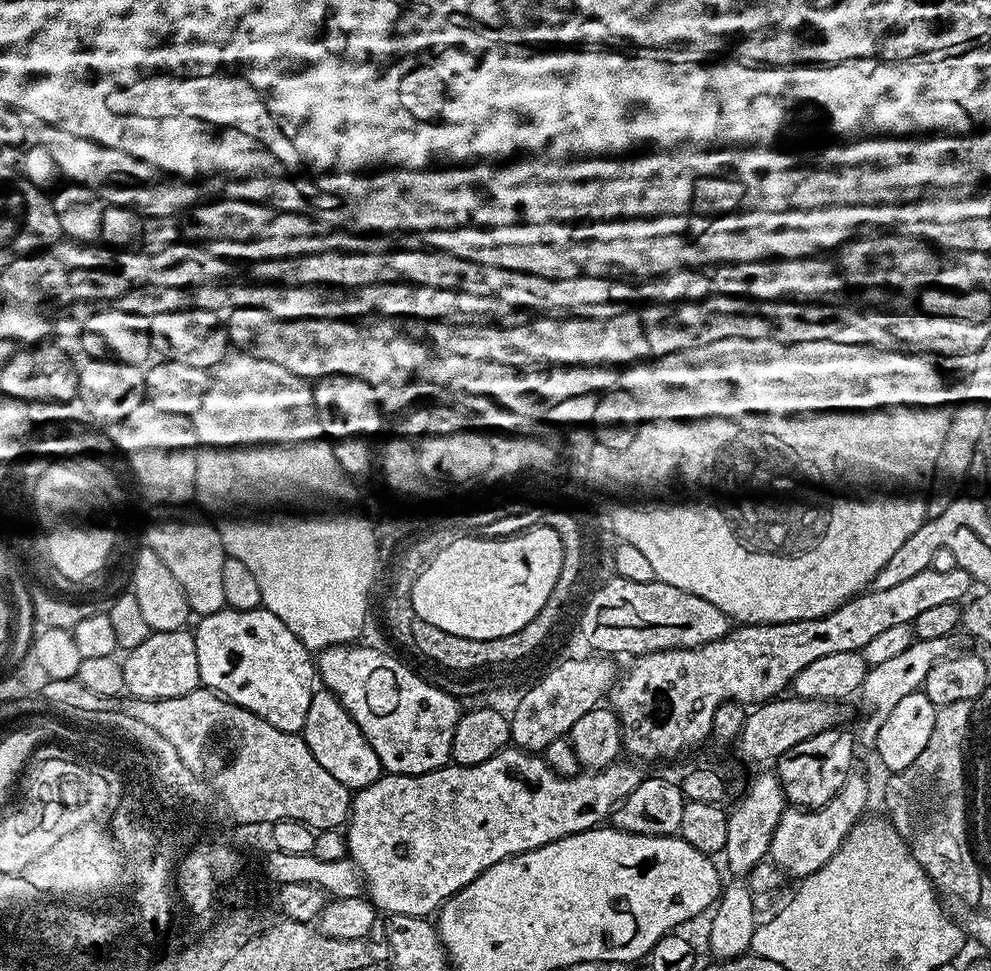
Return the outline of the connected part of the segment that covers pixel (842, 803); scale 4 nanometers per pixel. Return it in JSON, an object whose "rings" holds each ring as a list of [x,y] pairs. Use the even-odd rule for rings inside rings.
{"rings":[[[852,774],[845,785],[821,808],[801,810],[789,807],[774,830],[774,838],[770,838],[767,859],[775,862],[788,878],[803,878],[822,870],[822,866],[826,866],[826,862],[834,858],[852,827],[865,815],[864,807],[870,804],[867,786],[868,780],[865,777]]]}

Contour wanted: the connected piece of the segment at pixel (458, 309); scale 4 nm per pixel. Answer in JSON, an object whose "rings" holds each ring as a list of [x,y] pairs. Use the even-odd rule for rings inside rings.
{"rings":[[[217,282],[215,284],[203,284],[202,286],[150,286],[138,284],[129,286],[122,298],[114,298],[110,307],[114,310],[122,310],[122,314],[138,314],[139,316],[154,317],[158,314],[170,314],[178,310],[206,310],[217,314],[227,313],[233,308],[257,308],[266,310],[266,314],[274,314],[274,318],[283,320],[305,320],[306,318],[318,318],[319,320],[358,320],[368,318],[372,314],[380,314],[382,318],[396,318],[392,316],[408,316],[418,318],[420,322],[430,320],[442,320],[449,324],[458,325],[498,325],[500,328],[513,328],[527,324],[530,312],[524,308],[516,308],[499,298],[489,296],[477,296],[468,292],[452,291],[451,289],[436,289],[432,286],[418,286],[417,284],[376,283],[355,289],[329,288],[317,286],[315,288],[289,288],[286,284],[262,284],[259,282],[247,282],[248,284],[232,284],[233,282]]]}

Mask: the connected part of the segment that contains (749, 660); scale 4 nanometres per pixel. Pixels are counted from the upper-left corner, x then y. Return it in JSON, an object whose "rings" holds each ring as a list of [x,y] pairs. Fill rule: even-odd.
{"rings":[[[958,567],[949,573],[929,570],[922,574],[914,574],[914,578],[901,582],[898,586],[890,586],[890,590],[868,590],[863,594],[857,594],[829,616],[817,620],[745,624],[729,630],[722,638],[697,648],[675,648],[635,657],[629,663],[632,665],[629,666],[628,673],[625,676],[623,673],[617,679],[610,693],[611,711],[620,721],[623,751],[637,756],[632,757],[637,761],[672,760],[675,756],[698,747],[704,739],[712,736],[714,710],[718,710],[718,706],[729,702],[759,706],[777,699],[791,685],[792,679],[802,670],[806,670],[806,666],[810,666],[810,662],[817,658],[826,658],[826,654],[861,651],[866,642],[878,638],[878,634],[886,634],[890,626],[911,624],[918,618],[918,614],[931,610],[934,606],[946,606],[963,601],[971,588],[974,588],[974,581],[970,574],[966,574],[966,570]]]}

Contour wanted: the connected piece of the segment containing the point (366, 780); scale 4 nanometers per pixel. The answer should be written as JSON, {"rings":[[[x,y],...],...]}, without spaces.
{"rings":[[[327,690],[313,691],[310,698],[310,710],[306,710],[306,722],[302,733],[306,746],[314,758],[338,782],[342,782],[349,790],[359,790],[370,786],[382,775],[382,769],[378,762],[378,756],[352,718],[346,714],[340,700],[332,692]]]}

